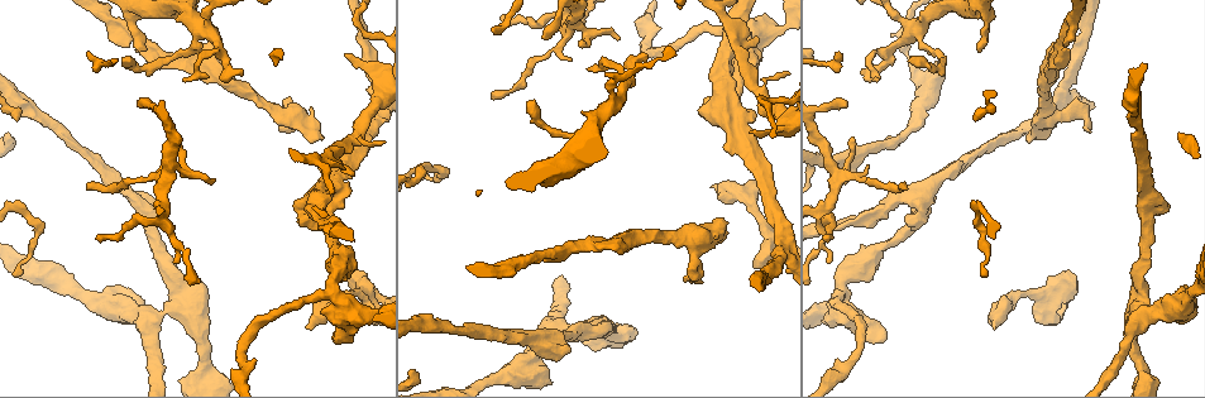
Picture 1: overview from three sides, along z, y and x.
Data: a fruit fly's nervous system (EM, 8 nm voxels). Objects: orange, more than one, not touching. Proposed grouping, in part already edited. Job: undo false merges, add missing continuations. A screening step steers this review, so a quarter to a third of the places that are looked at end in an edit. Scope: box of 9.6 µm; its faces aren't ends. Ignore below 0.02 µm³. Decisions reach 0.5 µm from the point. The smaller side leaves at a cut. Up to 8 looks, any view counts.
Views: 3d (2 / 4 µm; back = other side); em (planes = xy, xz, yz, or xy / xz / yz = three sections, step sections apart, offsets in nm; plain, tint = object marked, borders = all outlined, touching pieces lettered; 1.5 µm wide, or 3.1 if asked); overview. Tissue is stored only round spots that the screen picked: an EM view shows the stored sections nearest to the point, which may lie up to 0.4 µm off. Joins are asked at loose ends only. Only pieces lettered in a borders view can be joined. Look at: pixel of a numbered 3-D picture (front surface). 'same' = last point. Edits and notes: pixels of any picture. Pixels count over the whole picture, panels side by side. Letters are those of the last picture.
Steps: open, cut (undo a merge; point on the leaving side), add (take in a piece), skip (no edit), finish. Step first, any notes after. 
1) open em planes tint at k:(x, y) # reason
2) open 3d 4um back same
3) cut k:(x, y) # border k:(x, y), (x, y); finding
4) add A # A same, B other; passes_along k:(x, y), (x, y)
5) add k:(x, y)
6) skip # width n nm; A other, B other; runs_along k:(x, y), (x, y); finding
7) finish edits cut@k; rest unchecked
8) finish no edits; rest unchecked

open 3d 2um at 1:(980, 48) # free end

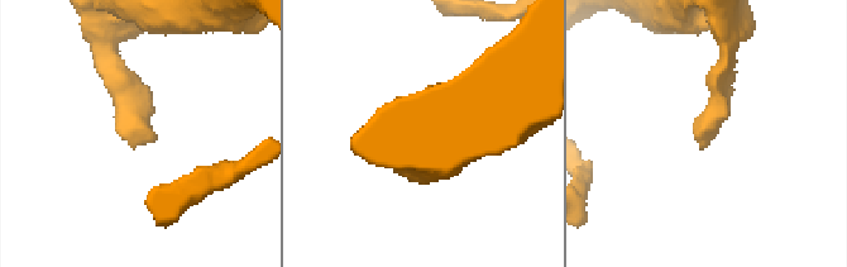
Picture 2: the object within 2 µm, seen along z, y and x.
open em planes borders at 2:(149, 141)

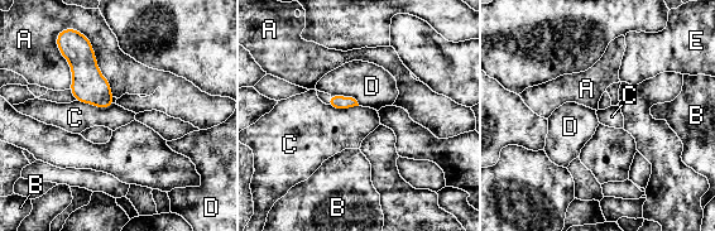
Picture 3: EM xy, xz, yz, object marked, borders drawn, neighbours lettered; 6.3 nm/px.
skip # A other, B other, C other, D other, E other; border 3:(76, 100), (100, 107), (114, 104); none of them fits

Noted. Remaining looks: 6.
open em planes borders at 1:(110, 41) # free end

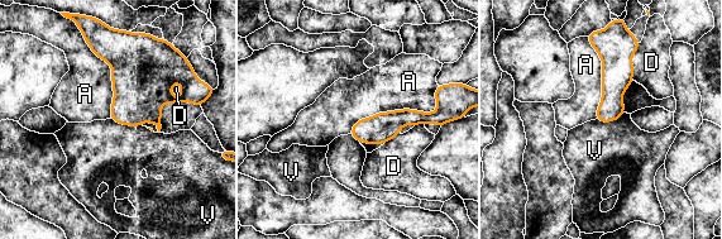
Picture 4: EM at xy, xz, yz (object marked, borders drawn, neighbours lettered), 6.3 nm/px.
skip # A other, D other, V other; none of them fits

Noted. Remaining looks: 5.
open 3d 4um at 1:(13, 206) # sharp bend

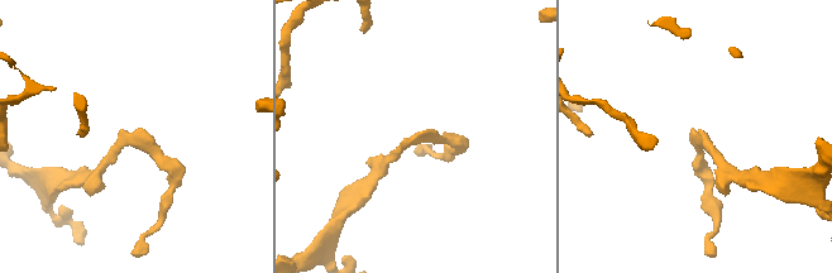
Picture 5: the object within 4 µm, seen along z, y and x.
open em planes borders at 5:(418, 137)

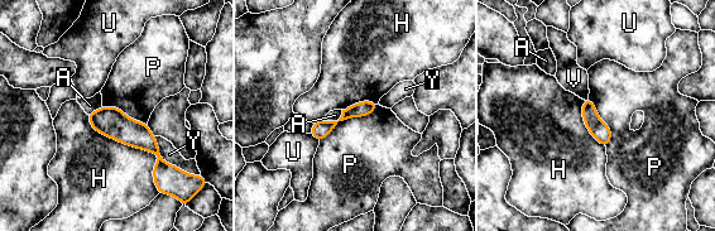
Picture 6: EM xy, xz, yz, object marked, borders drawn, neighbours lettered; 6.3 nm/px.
skip # A other, H other, P other, U other, V other, Y other; one neuron here

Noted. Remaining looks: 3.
open em yz step 8 borders at 1:(1027, 138) # free end

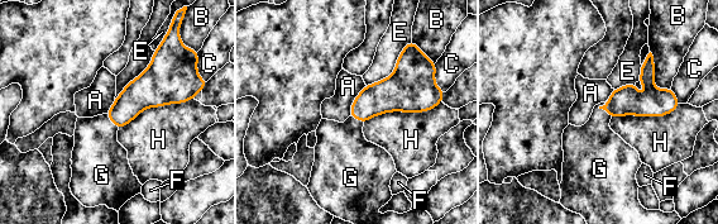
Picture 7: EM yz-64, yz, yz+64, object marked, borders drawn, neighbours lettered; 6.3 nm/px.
open em planes borders same # cut it another way

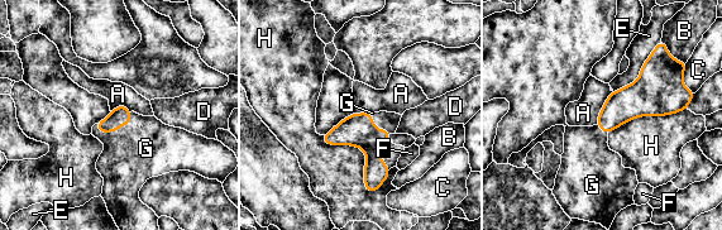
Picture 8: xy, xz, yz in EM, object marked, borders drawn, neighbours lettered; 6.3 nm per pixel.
add G # A other, B other, C other, D other, E other, F other, G same, H other; passes_along 8:(120, 115), (118, 129), (146, 148); the neuron continues

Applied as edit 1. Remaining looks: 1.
finish edits add@8; rest unchecked

